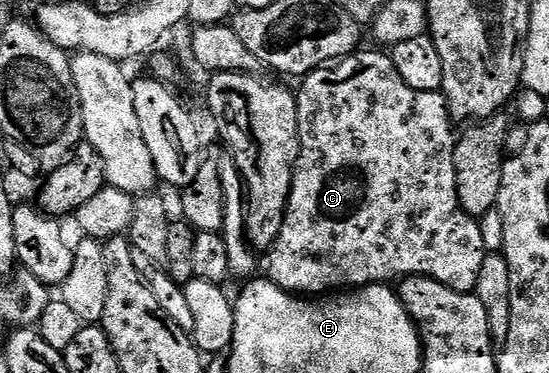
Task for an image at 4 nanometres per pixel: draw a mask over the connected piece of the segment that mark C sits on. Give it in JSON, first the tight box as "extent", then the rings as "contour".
{"extent":[266,49,486,293],"contour":[[[357,49],[344,59],[338,59],[335,63],[311,71],[310,74],[303,76],[301,83],[304,84],[296,91],[300,160],[296,163],[296,176],[292,178],[292,192],[288,198],[286,221],[282,221],[282,233],[278,233],[278,241],[266,252],[267,278],[279,285],[283,291],[328,293],[333,289],[369,287],[372,283],[391,284],[410,275],[425,275],[428,279],[438,281],[455,291],[475,292],[478,272],[482,269],[486,252],[479,222],[473,216],[467,215],[458,201],[454,173],[454,149],[458,135],[455,130],[452,132],[454,120],[448,114],[448,100],[440,91],[410,89],[410,85],[406,85],[406,81],[398,77],[398,69],[394,69],[391,54],[383,50],[380,50],[381,52],[364,50]]]}

